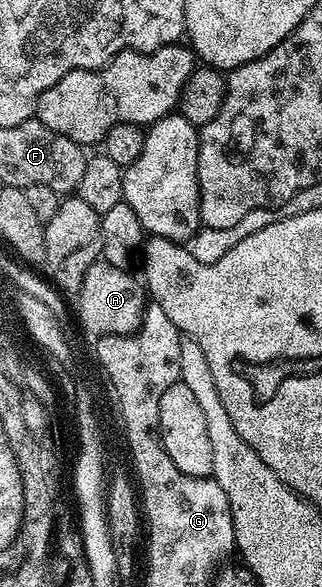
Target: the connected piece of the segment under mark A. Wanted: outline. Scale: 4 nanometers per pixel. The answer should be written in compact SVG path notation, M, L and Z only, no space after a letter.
M104 258L96 260L87 270L80 291L76 293L79 324L88 324L102 334L130 336L141 325L147 307L147 292L142 281L133 277L132 271L111 266Z

